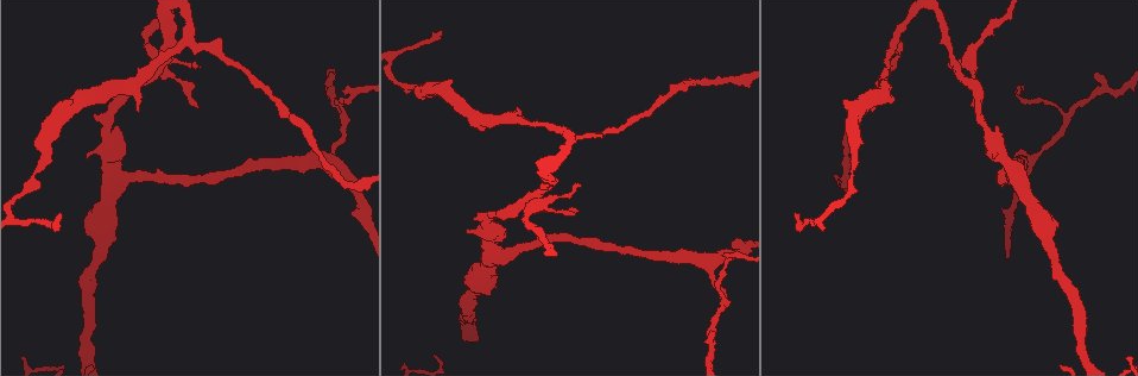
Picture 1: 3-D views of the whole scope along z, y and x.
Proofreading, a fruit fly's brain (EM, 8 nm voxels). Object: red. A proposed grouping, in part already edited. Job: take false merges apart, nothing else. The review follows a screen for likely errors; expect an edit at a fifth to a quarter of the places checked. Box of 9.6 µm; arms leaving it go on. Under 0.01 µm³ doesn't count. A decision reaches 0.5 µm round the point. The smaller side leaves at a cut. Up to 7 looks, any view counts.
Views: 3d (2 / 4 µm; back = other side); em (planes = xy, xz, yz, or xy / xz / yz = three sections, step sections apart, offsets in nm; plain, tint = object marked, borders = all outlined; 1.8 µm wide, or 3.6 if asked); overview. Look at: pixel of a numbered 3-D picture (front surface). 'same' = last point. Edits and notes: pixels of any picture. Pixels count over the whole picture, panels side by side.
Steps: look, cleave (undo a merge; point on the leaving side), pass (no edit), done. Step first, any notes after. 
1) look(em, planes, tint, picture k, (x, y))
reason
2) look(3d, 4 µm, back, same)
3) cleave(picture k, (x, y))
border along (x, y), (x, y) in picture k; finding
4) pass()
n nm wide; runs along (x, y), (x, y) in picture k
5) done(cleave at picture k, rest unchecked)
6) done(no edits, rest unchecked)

look(em, xz, step 16, tint, picture 1, (734, 250))
sudden change in width

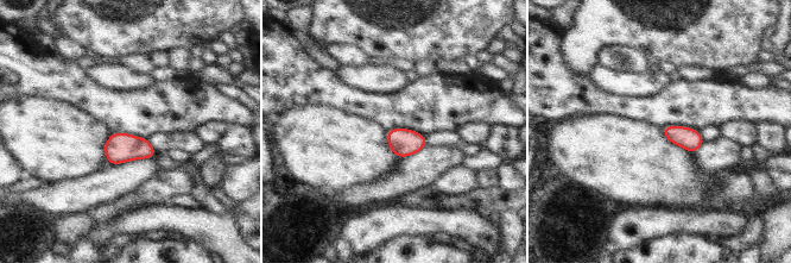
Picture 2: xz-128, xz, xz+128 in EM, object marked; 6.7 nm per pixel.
look(em, planes, tint, same)

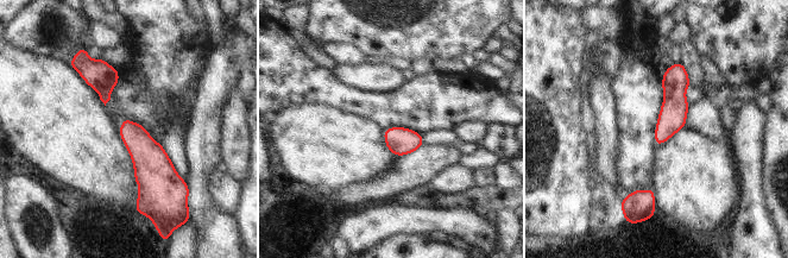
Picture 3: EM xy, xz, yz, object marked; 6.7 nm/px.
pass()
runs along (679, 65), (673, 115), (657, 142) in picture 3; one neuron here

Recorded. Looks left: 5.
look(3d, 2 µm, picture 1, (1002, 152))

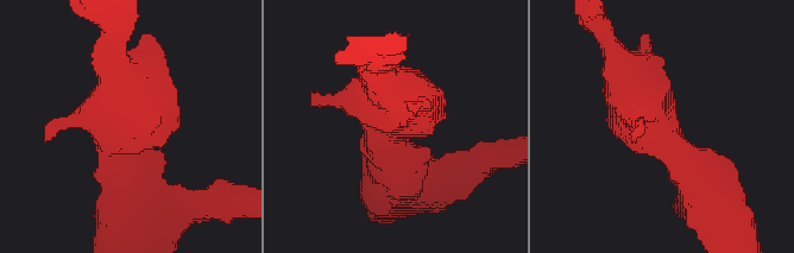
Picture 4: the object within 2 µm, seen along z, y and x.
look(em, planes, tint, picture 4, (389, 114))
need the tissue

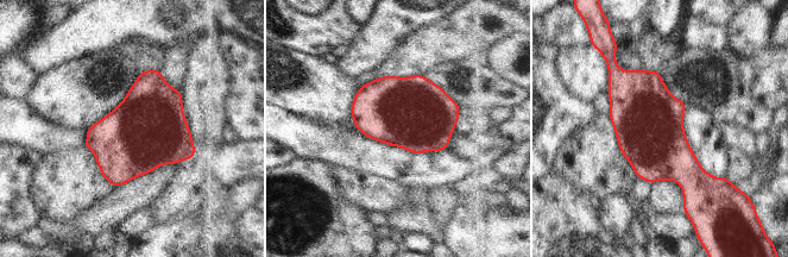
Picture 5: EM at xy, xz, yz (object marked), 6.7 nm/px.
pass()
480 nm wide; one neuron here

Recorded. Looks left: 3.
look(3d, 2 µm, back, picture 1, (569, 135))
three-way junction

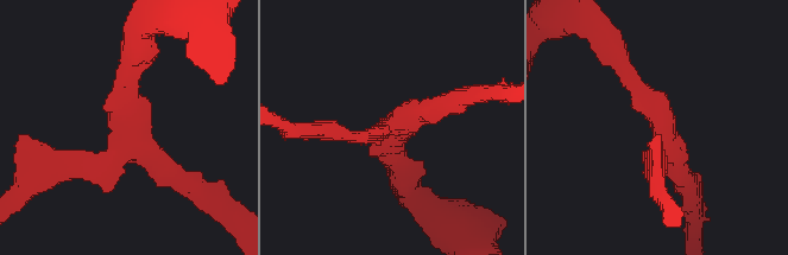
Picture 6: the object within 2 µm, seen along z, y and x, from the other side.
look(em, xz, step 8, tint, picture 6, (660, 126))
3 arms; arms of 180, 190, 240 nm

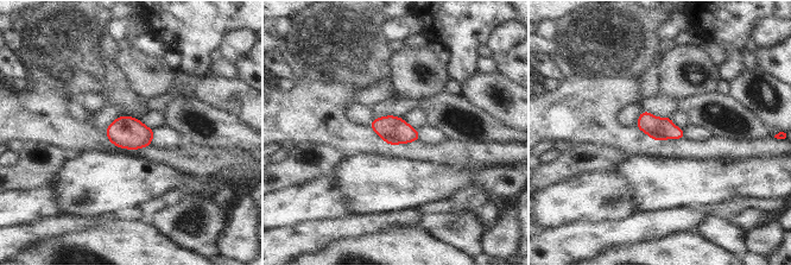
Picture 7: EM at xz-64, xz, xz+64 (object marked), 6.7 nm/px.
look(em, planes, tint, same)

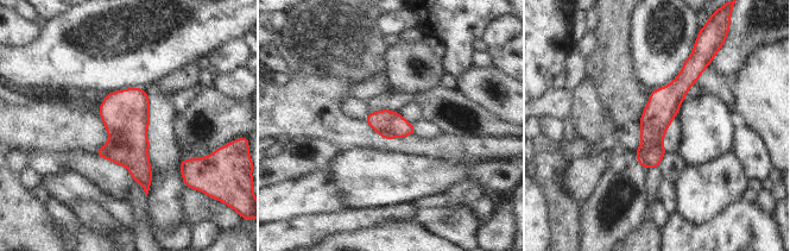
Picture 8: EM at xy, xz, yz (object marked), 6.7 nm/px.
pass()
runs along (694, 67), (653, 123), (646, 165) in picture 8; continuous, no second neuron

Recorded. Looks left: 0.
done(no edits, rest unchecked)

